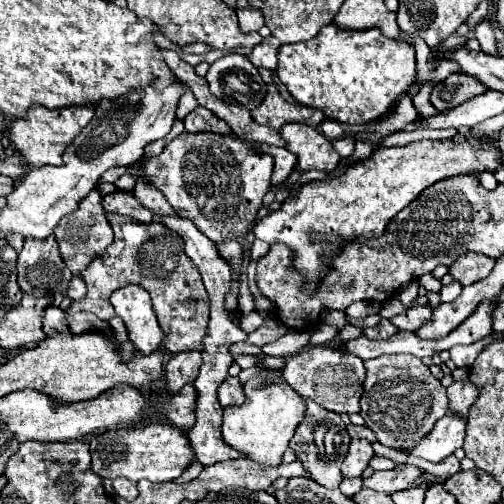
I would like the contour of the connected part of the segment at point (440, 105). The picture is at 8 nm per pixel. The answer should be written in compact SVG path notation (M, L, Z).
M453 73L445 81L433 87L431 103L439 111L449 111L465 103L467 99L481 95L483 91L487 91L487 87L477 77L467 75L467 73Z

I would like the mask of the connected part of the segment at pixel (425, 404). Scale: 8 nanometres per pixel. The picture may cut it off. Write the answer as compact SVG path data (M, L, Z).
M381 355L375 359L365 361L367 367L367 379L365 379L365 393L361 395L361 417L365 419L365 425L375 431L381 445L397 449L397 447L411 447L411 443L417 443L437 419L441 419L447 413L447 397L445 387L431 375L429 367L423 365L423 361L415 355Z

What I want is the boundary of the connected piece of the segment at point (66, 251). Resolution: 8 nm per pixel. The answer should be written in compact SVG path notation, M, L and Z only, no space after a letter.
M93 189L91 193L87 193L81 203L79 209L73 211L71 215L65 215L61 219L61 223L55 227L55 237L59 243L59 251L63 255L63 261L67 263L69 271L79 275L99 253L103 253L103 249L107 249L113 243L113 231L111 225L105 217L103 205L101 205L101 193L97 189Z

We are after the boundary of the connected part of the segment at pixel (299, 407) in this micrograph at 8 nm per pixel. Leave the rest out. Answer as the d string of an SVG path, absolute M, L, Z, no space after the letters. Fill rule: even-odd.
M253 377L247 381L245 395L247 399L241 407L225 407L223 411L223 441L259 465L277 467L281 465L281 457L289 447L295 427L303 419L305 403L287 383L273 385L265 383L263 377Z

